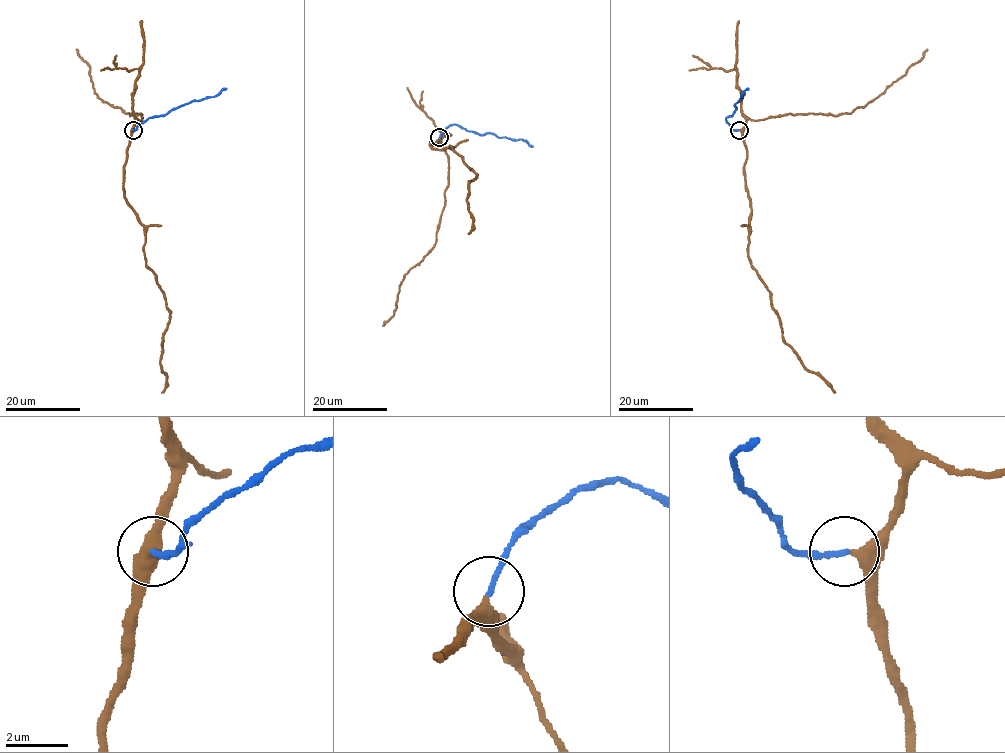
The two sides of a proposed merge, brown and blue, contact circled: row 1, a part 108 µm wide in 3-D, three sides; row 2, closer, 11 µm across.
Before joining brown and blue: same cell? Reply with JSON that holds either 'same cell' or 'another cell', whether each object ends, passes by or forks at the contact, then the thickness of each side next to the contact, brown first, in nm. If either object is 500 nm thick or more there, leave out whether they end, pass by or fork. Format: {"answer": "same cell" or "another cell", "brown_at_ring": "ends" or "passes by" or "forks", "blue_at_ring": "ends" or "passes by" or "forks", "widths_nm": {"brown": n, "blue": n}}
{"answer": "same cell", "brown_at_ring": "passes by", "blue_at_ring": "ends", "widths_nm": {"brown": 360, "blue": 160}}

